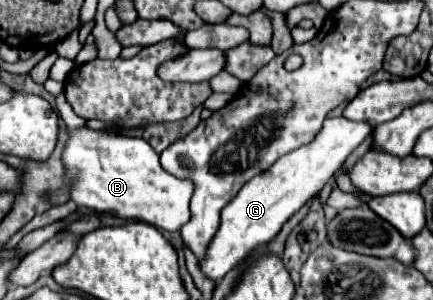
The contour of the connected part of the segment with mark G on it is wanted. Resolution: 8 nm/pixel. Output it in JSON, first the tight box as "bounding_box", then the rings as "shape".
{"bounding_box":[198,117,372,283],"shape":[[[328,117],[314,137],[312,143],[306,143],[286,155],[282,155],[268,171],[252,177],[238,195],[222,209],[222,223],[208,245],[206,255],[198,261],[200,271],[220,283],[226,273],[240,265],[240,261],[250,255],[258,245],[270,243],[282,229],[282,225],[296,215],[340,169],[344,159],[368,137],[372,129],[368,123],[350,121],[346,117]]]}

